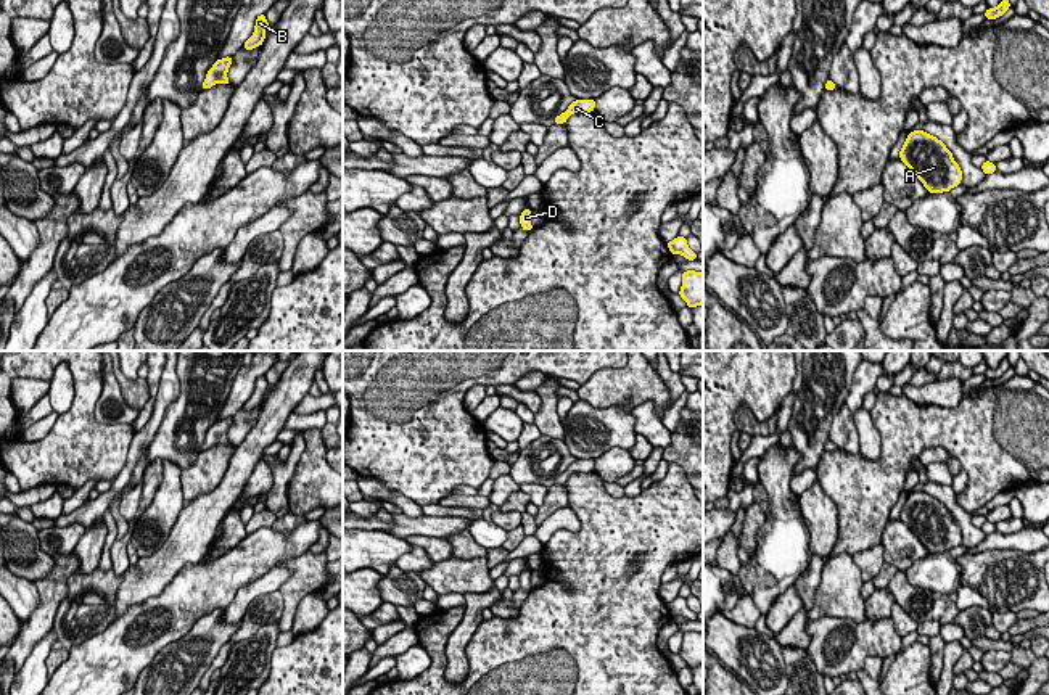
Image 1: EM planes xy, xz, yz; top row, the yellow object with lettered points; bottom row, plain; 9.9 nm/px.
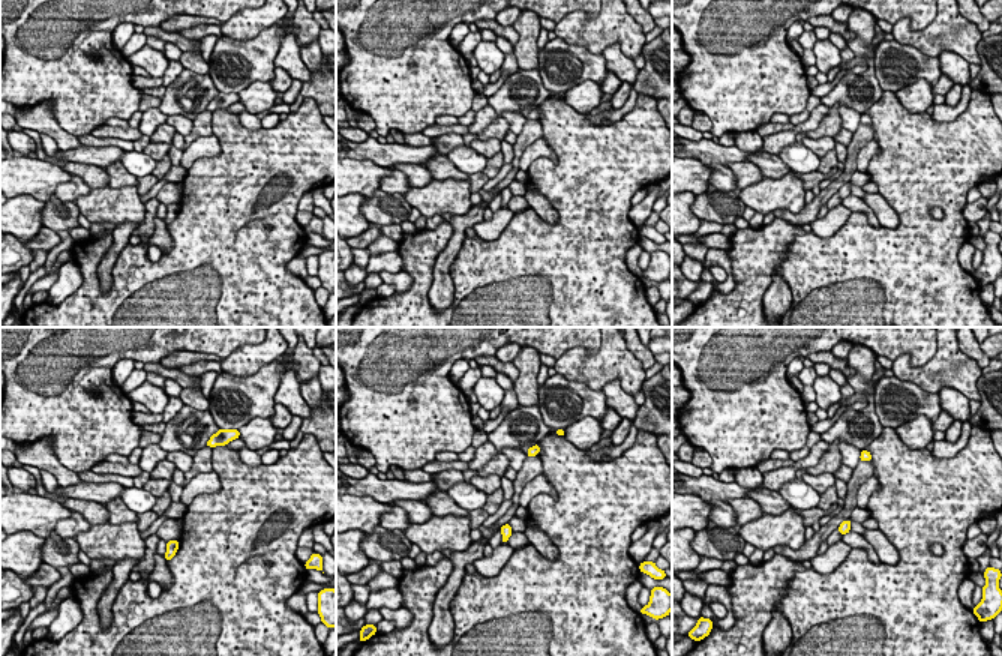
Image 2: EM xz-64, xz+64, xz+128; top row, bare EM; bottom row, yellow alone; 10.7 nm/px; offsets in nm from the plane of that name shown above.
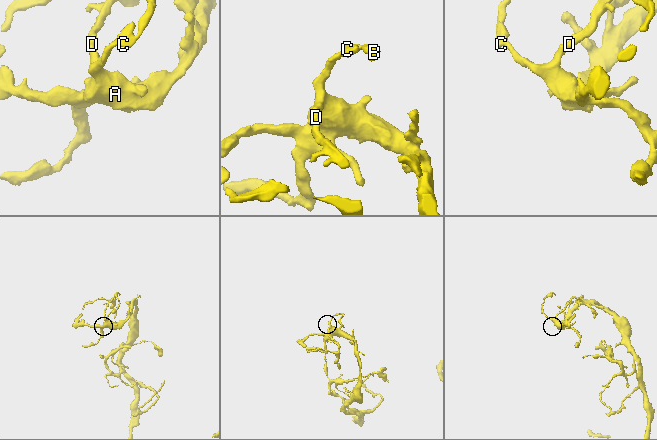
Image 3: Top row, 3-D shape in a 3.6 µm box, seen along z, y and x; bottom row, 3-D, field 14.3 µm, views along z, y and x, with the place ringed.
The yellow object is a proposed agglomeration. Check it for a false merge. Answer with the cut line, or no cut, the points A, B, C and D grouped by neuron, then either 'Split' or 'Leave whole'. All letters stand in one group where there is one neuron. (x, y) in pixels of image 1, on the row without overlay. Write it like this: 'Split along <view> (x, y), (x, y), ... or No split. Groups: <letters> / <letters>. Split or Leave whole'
No split. Groups: A B C D. Leave whole

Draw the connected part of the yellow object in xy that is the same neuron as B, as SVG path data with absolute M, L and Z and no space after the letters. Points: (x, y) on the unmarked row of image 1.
M259 375L256 378L256 386L253 396L245 402L245 410L253 410L256 407L261 407L265 399L265 391L269 388L269 383L265 380L265 375Z

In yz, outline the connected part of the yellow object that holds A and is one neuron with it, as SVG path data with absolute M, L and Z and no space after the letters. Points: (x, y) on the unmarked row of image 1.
M914 491L907 496L899 520L928 553L949 552L962 541L961 526L954 521L952 513L941 500L924 491Z

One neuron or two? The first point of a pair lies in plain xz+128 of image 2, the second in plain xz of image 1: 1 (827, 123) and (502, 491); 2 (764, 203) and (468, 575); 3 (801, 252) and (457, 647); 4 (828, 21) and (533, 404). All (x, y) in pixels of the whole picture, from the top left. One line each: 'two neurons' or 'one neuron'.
1: two neurons
2: one neuron
3: two neurons
4: one neuron

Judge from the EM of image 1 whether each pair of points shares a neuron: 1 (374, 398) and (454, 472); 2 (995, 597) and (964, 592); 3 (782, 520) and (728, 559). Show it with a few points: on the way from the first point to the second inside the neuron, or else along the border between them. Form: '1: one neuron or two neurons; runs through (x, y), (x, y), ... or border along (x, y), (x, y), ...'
1: one neuron; runs through (393, 411), (435, 452)
2: one neuron; runs through (987, 600), (972, 596)
3: two neurons; border along (740, 563), (736, 573)

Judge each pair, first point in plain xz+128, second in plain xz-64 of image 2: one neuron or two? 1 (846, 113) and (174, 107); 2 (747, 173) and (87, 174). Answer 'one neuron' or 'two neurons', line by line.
1: two neurons
2: one neuron

